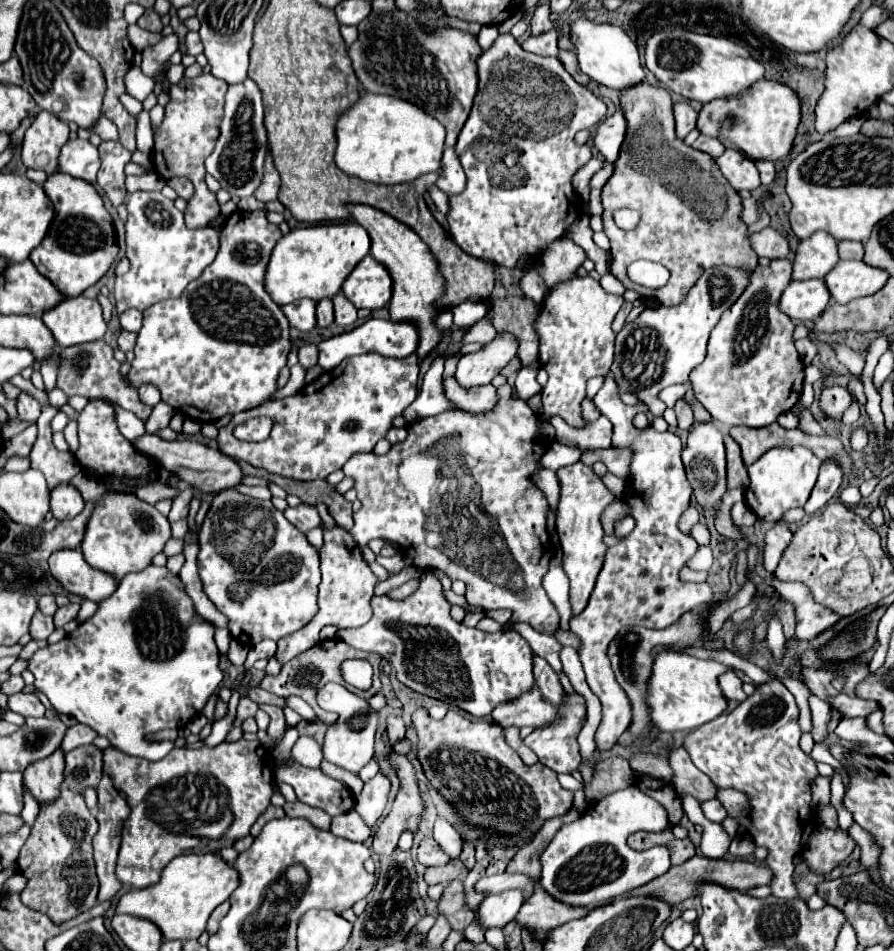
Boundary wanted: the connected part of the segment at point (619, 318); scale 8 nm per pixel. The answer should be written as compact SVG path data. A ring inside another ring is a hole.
M624 303L624 305L622 305L622 309L618 311L618 315L614 318L614 321L612 322L612 329L616 334L621 331L624 323L626 323L626 317L628 317L630 309L632 309L632 303Z

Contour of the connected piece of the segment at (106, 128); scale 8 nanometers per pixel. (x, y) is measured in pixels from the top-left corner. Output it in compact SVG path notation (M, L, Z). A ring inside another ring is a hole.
M104 115L98 119L96 127L92 129L96 135L100 135L104 141L110 141L110 139L118 139L118 129L112 121L108 121Z

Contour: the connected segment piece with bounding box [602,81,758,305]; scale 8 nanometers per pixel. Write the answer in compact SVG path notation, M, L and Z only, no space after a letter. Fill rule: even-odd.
M648 81L640 83L640 87L628 87L628 91L622 91L620 95L620 107L628 123L626 139L622 143L620 155L614 163L614 173L602 187L602 221L604 221L604 233L610 239L610 273L626 287L638 291L646 299L656 299L662 305L678 305L688 289L696 283L696 279L710 267L718 265L732 265L732 267L748 267L756 269L758 257L752 251L748 243L748 231L746 225L740 221L742 201L738 193L732 189L732 185L722 177L716 161L708 157L706 153L694 151L692 147L684 145L674 135L674 117L672 117L672 101L666 89L654 87ZM620 207L636 209L642 213L640 225L636 231L622 231L614 225L612 213ZM646 259L654 263L662 263L670 271L670 279L660 289L648 289L634 281L630 281L626 269L632 261Z

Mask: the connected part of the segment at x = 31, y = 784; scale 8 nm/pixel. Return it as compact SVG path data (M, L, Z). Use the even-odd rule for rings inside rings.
M58 749L56 755L32 763L24 771L24 787L32 793L32 797L44 805L52 803L56 795L60 795L64 783L64 753Z

